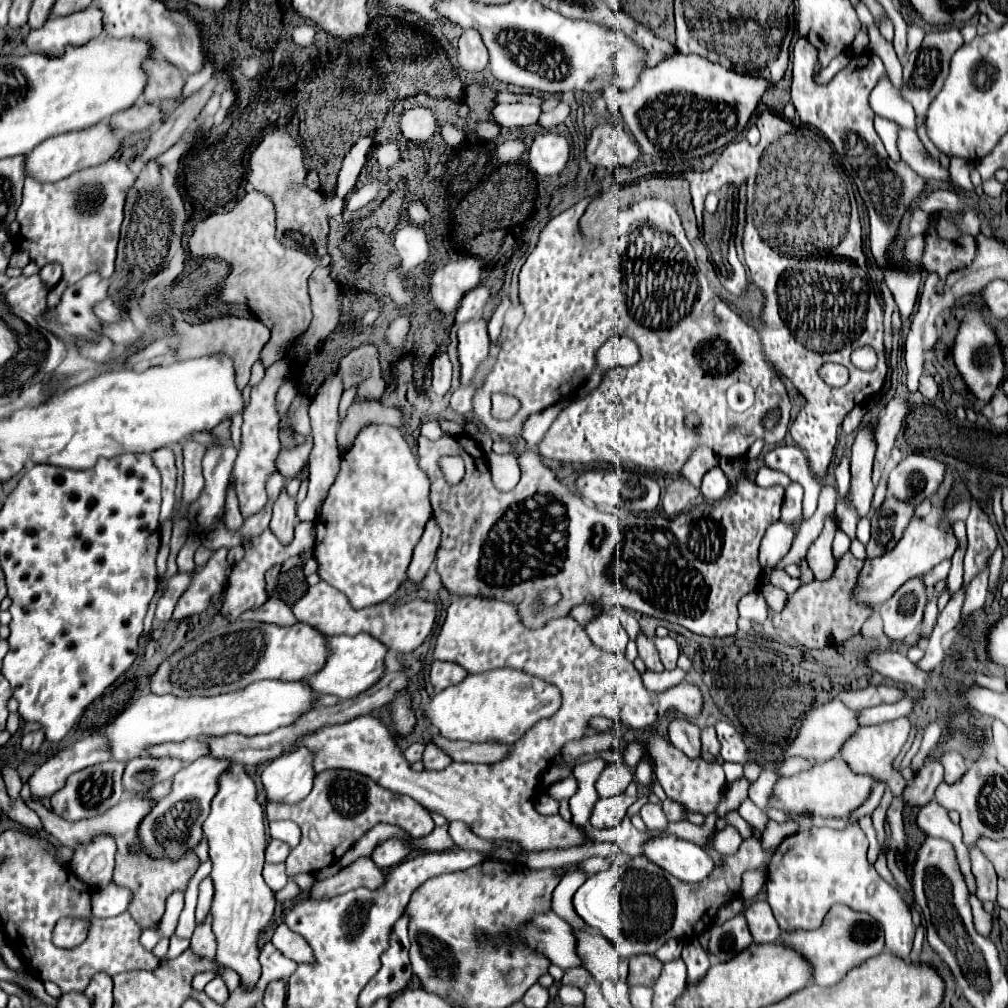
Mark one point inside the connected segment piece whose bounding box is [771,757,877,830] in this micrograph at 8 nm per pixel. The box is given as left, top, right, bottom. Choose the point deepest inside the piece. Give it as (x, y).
(830, 789)

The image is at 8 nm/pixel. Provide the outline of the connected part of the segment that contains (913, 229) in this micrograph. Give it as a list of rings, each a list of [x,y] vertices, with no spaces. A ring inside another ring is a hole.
[[[913,209],[910,213],[908,228],[911,236],[923,234],[929,223],[929,215],[920,209]]]

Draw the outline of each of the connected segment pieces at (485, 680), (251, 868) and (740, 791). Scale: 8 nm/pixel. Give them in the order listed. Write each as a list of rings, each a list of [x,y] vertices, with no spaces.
[[[497,669],[489,673],[479,675],[467,675],[461,683],[443,689],[433,699],[423,701],[425,717],[431,725],[439,729],[439,733],[447,739],[463,739],[469,743],[513,743],[519,741],[529,729],[533,729],[541,719],[553,717],[561,709],[561,693],[551,683],[533,677],[529,673],[517,671],[517,669]]]
[[[231,763],[217,781],[217,795],[211,801],[211,813],[203,823],[203,833],[209,841],[209,857],[213,863],[211,879],[215,885],[213,897],[213,933],[217,937],[217,959],[241,975],[241,983],[253,985],[261,975],[257,961],[257,939],[261,929],[271,921],[275,901],[273,891],[261,877],[265,863],[265,817],[257,803],[257,789],[247,775],[245,765]]]
[[[741,779],[741,781],[733,783],[733,785],[727,785],[725,797],[723,797],[721,805],[717,807],[719,817],[723,817],[723,815],[725,815],[727,811],[731,811],[731,809],[737,809],[737,805],[741,805],[741,801],[745,801],[747,789],[749,789],[749,781],[747,781],[747,779]]]

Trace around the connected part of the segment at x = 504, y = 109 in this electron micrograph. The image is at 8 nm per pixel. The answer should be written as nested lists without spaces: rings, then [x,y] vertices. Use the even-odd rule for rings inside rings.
[[[499,103],[493,109],[493,117],[501,127],[525,127],[535,125],[541,115],[539,105],[531,103]]]

